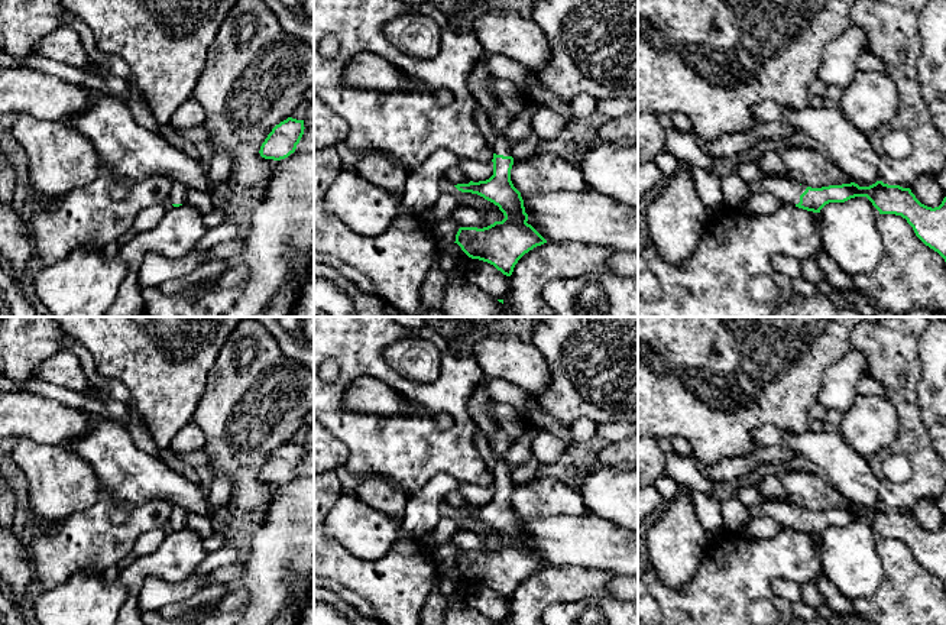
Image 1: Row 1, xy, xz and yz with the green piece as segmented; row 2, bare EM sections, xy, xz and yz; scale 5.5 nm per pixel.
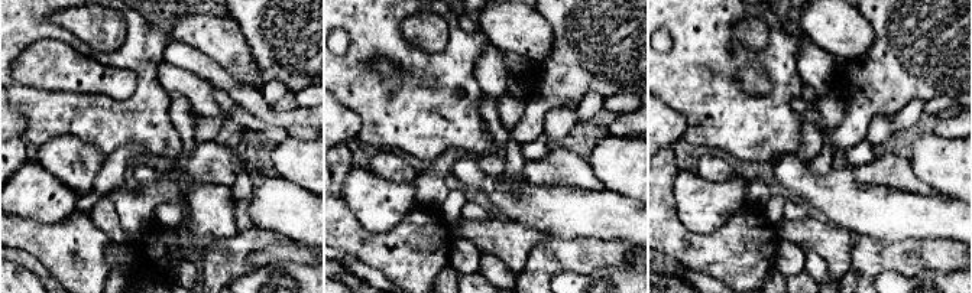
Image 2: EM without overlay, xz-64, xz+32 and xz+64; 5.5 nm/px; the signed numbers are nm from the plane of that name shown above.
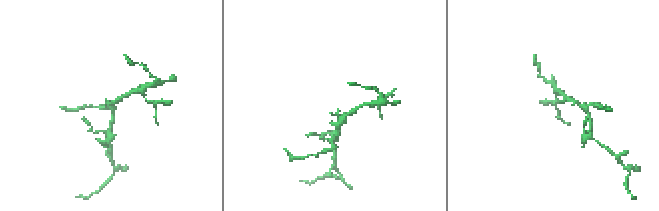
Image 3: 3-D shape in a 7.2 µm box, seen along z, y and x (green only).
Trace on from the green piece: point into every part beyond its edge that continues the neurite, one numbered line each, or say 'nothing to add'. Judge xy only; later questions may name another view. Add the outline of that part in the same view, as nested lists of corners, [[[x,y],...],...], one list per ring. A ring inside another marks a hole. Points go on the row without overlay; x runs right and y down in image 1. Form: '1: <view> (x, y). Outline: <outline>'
nothing to add

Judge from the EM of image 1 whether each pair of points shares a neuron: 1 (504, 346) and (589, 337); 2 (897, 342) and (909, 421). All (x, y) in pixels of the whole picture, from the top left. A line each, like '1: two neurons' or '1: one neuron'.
1: two neurons
2: one neuron

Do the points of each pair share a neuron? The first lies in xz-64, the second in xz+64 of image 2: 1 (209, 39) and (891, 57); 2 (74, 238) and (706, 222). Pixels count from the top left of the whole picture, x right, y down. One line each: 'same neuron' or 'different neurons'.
1: different neurons
2: different neurons

